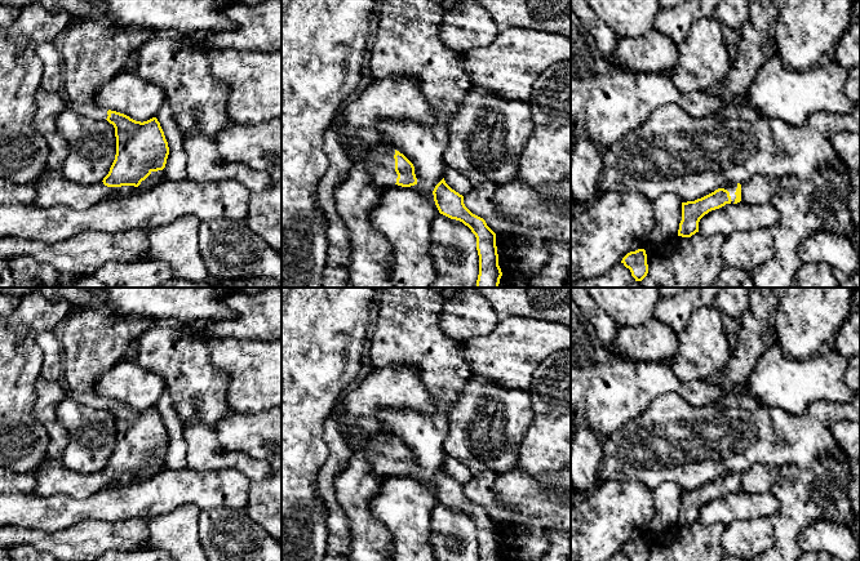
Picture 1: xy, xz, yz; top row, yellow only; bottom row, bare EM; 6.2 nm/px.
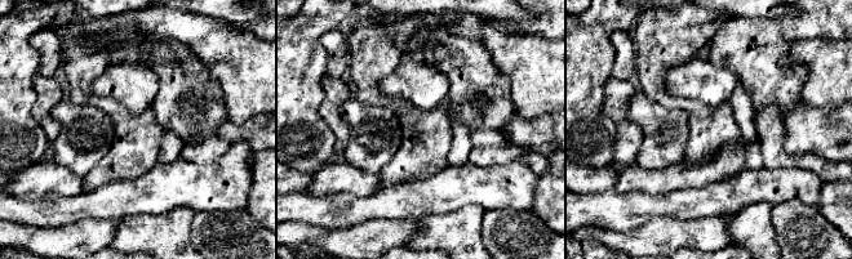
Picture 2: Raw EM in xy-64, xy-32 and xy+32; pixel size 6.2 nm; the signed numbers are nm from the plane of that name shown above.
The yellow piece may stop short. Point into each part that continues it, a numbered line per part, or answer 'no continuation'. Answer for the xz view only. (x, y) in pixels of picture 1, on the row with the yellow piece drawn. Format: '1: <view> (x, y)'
1: xz (381, 165)

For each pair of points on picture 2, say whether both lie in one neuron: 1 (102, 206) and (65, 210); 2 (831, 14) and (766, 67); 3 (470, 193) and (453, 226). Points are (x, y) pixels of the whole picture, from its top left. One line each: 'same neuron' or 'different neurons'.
1: same neuron
2: same neuron
3: different neurons

